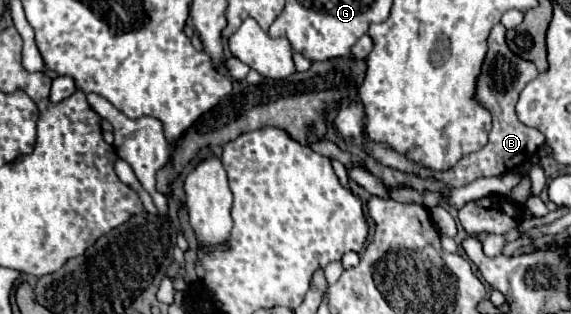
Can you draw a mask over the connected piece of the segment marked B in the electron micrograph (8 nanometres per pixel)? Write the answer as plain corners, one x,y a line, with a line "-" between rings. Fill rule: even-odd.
499,23
493,27
491,35
489,35
489,51
485,55
485,61
483,61
483,67
481,67
481,73
477,77
477,85
475,85
475,99
481,107
485,107
491,117
493,117
493,129
489,131
489,141
483,149
471,153
471,155
465,155
459,159
459,163
447,171
433,171
433,169
427,169
427,167
421,167
417,165
415,161
411,161
409,157
393,151
389,145
383,145
383,143
373,143
367,133
365,133
365,109
361,103
357,101
349,101
345,103
343,107
339,107
337,115
335,115
335,127
337,127
337,133
341,137
363,137
363,147
365,151
381,165
387,165
391,169
397,169
401,173
413,173
421,179
435,179
435,181
441,181
453,189
459,189
463,185
469,185
471,181
479,179
479,177
497,177
497,175
503,175
523,163
527,163
535,151
545,143
545,137
541,131
537,129
531,129
527,125
523,125
517,115
515,115
515,103
521,95
521,91
525,89
525,85
537,77
537,67
531,63
531,61
525,61
521,57
517,57
505,43
505,27

